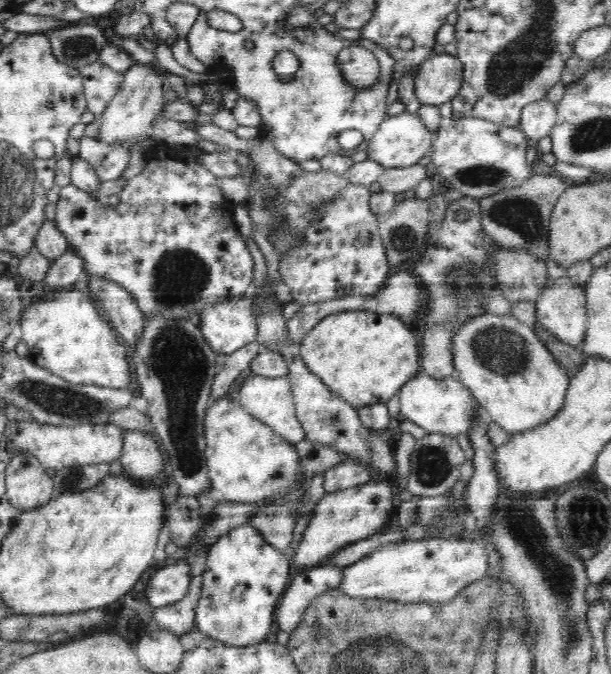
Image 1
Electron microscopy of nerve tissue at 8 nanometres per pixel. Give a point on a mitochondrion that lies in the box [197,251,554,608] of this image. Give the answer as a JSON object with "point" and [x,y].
{"point":[503,352]}

